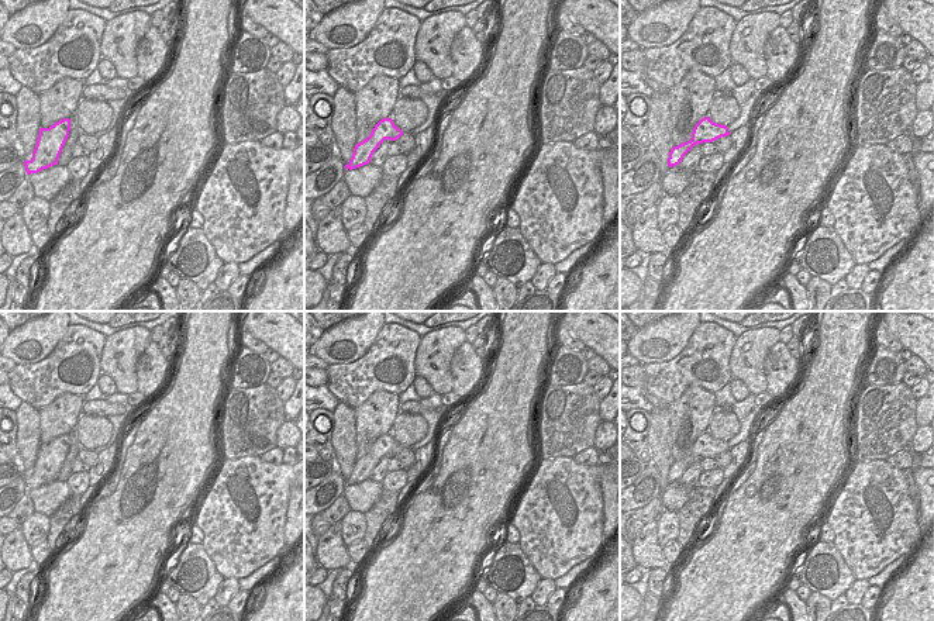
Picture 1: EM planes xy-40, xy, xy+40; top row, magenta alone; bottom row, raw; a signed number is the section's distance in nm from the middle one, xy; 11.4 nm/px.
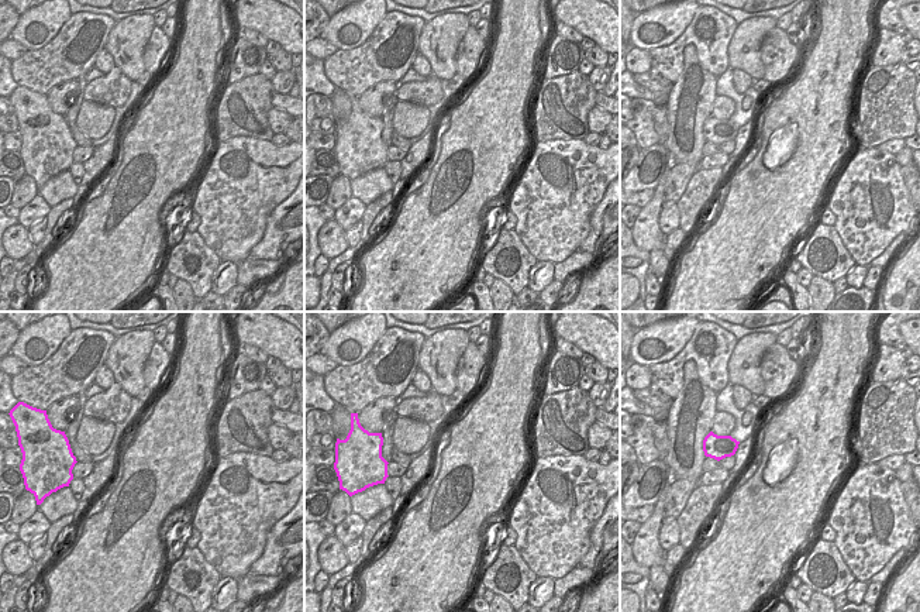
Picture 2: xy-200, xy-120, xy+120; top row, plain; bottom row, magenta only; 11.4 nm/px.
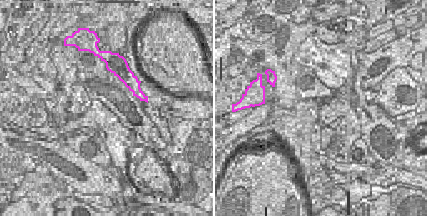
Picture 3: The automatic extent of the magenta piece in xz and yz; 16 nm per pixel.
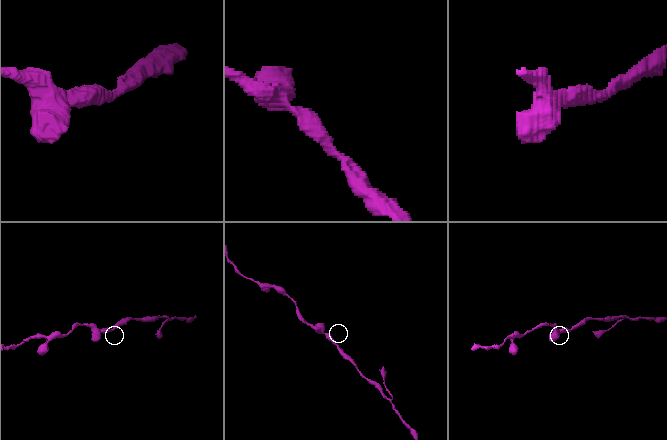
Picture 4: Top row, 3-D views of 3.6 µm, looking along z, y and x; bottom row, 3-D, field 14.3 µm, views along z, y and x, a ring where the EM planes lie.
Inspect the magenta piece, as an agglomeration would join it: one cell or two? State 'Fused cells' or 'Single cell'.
Single cell.

